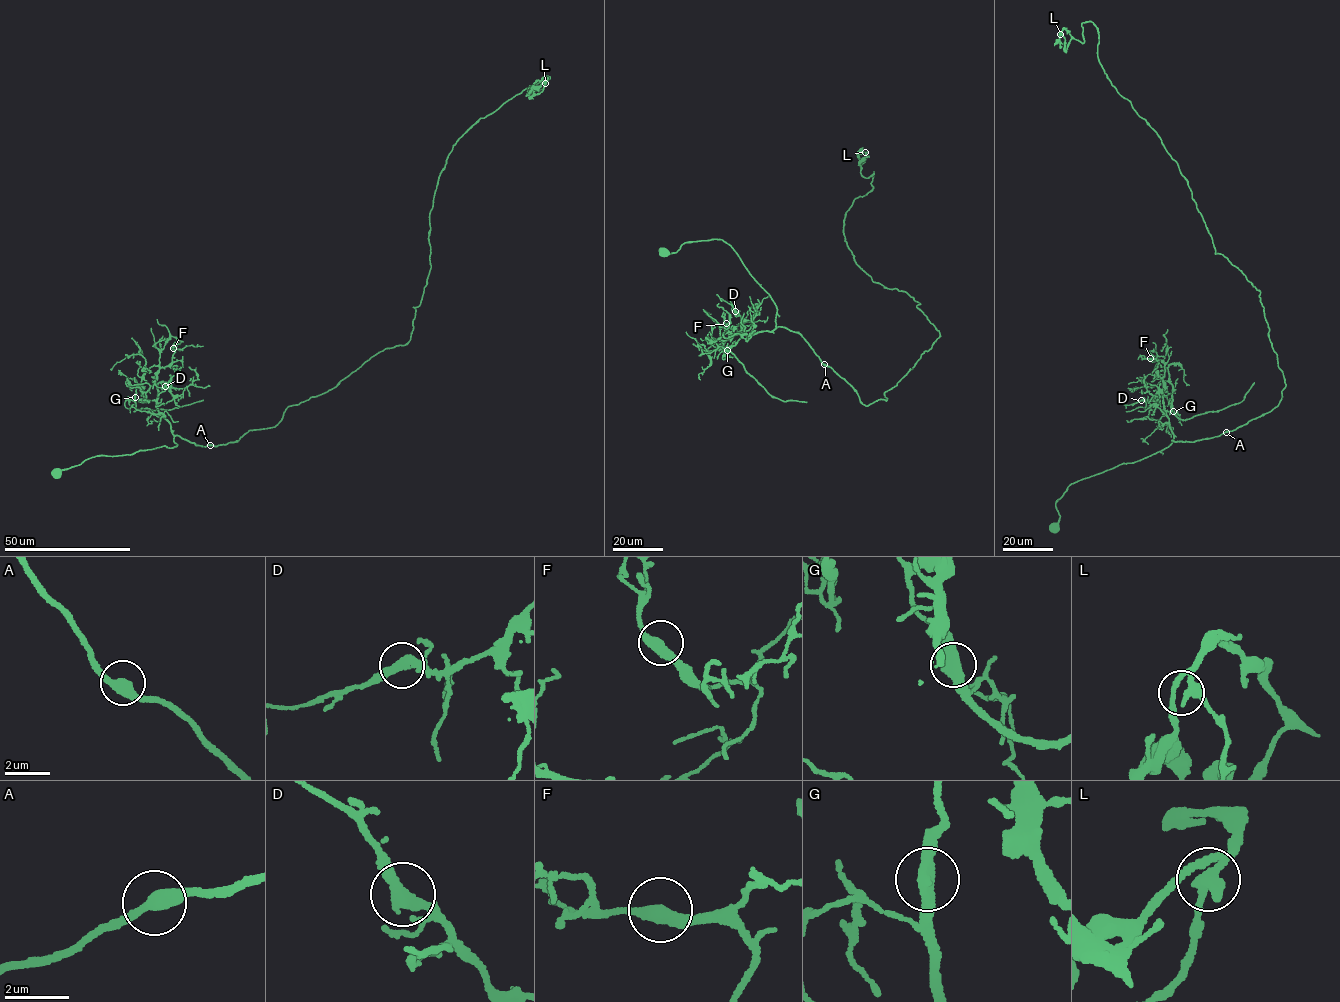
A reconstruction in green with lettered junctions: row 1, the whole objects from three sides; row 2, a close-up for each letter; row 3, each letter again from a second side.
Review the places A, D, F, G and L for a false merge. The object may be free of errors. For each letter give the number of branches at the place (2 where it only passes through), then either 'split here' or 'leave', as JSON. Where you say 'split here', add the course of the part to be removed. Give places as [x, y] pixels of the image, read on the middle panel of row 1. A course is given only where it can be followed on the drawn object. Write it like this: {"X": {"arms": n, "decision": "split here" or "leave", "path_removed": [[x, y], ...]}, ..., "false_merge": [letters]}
{"A": {"arms": 2, "decision": "leave"}, "D": {"arms": 2, "decision": "leave"}, "F": {"arms": 2, "decision": "leave"}, "G": {"arms": 2, "decision": "split here", "path_removed": [[726, 351], [772, 396], [784, 401], [807, 402]]}, "L": {"arms": 2, "decision": "leave"}, "false_merge": ["G"]}

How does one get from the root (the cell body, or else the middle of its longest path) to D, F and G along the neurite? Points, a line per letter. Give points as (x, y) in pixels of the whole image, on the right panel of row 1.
D: (1053, 527), (1060, 516), (1055, 503), (1070, 485), (1145, 458), (1171, 443), (1168, 417), (1151, 399), (1141, 400)
F: (1053, 527), (1060, 516), (1055, 503), (1070, 485), (1171, 443), (1162, 380), (1150, 358)
G: (1053, 527), (1060, 516), (1055, 503), (1070, 485), (1170, 445), (1170, 400), (1173, 411)

